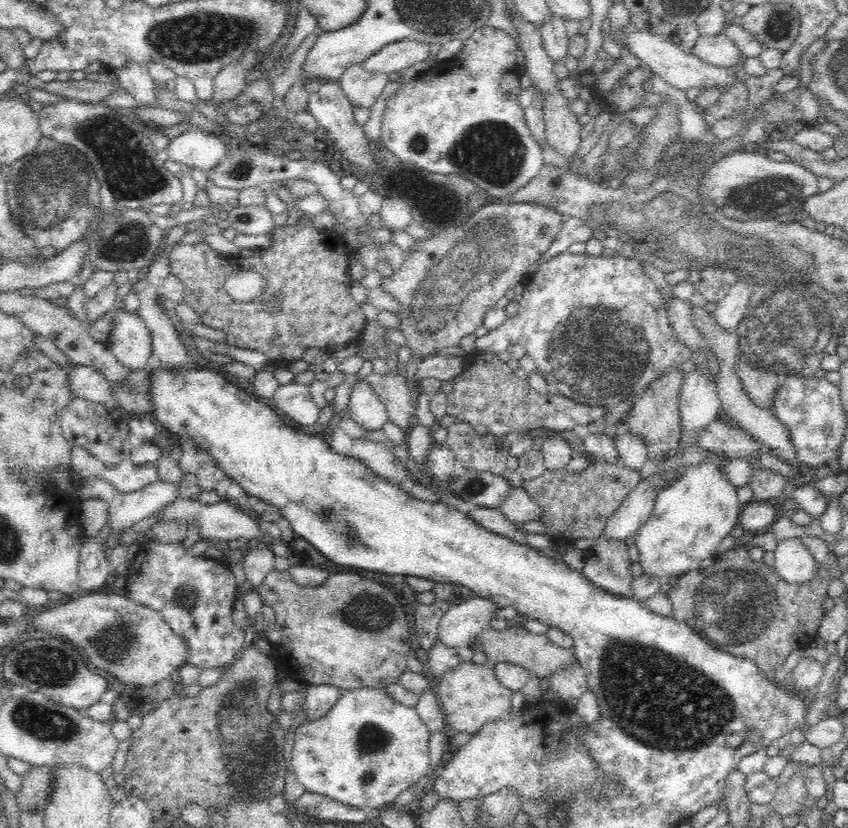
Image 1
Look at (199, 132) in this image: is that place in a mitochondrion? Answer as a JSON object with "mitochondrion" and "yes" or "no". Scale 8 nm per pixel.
{"mitochondrion":"no"}

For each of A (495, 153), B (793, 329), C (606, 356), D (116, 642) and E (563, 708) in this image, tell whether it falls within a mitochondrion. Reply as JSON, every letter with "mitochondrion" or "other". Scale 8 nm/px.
{"A":"mitochondrion","B":"mitochondrion","C":"mitochondrion","D":"mitochondrion","E":"other"}

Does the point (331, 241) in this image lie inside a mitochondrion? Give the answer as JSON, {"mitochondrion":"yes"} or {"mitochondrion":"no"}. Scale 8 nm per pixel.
{"mitochondrion":"no"}

